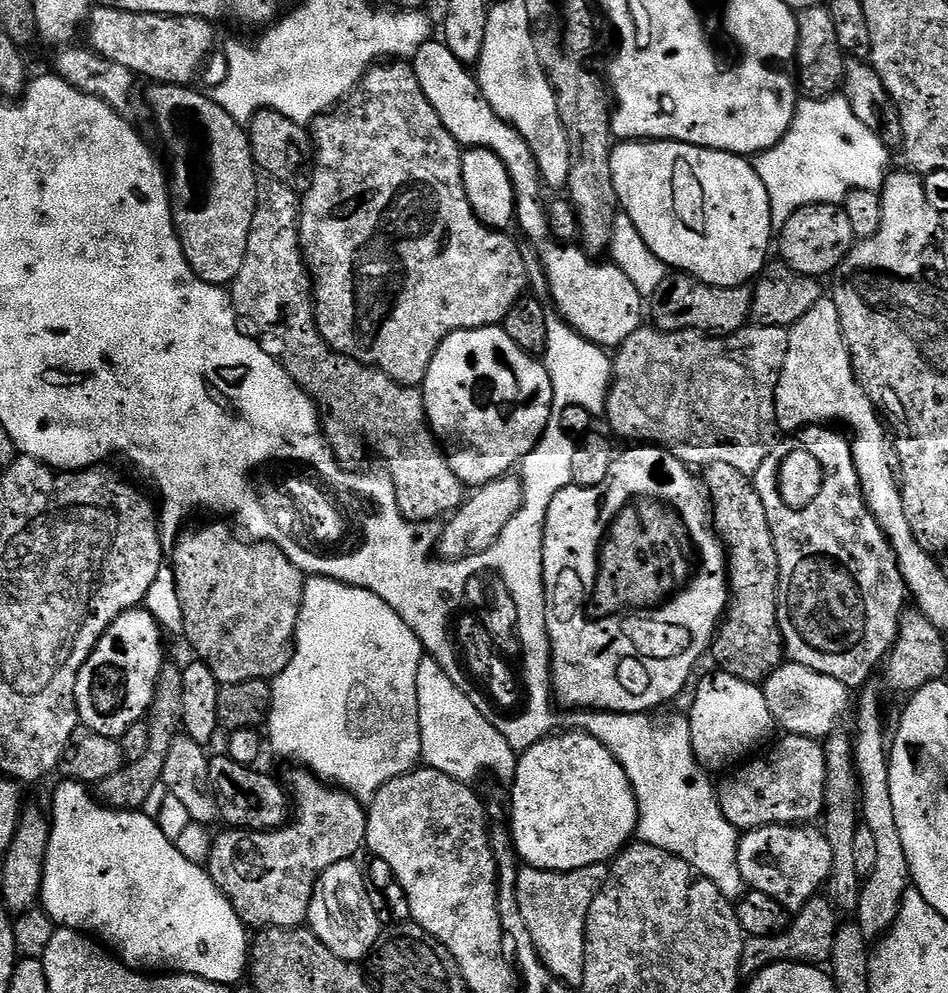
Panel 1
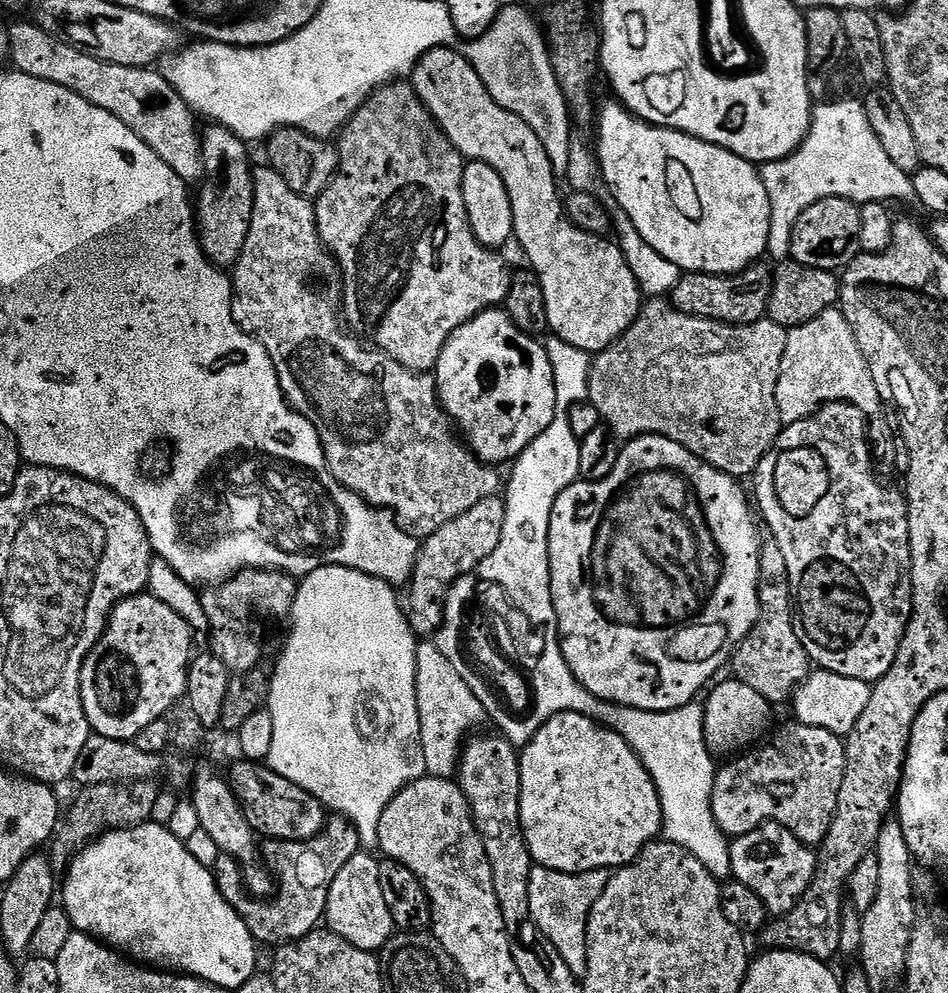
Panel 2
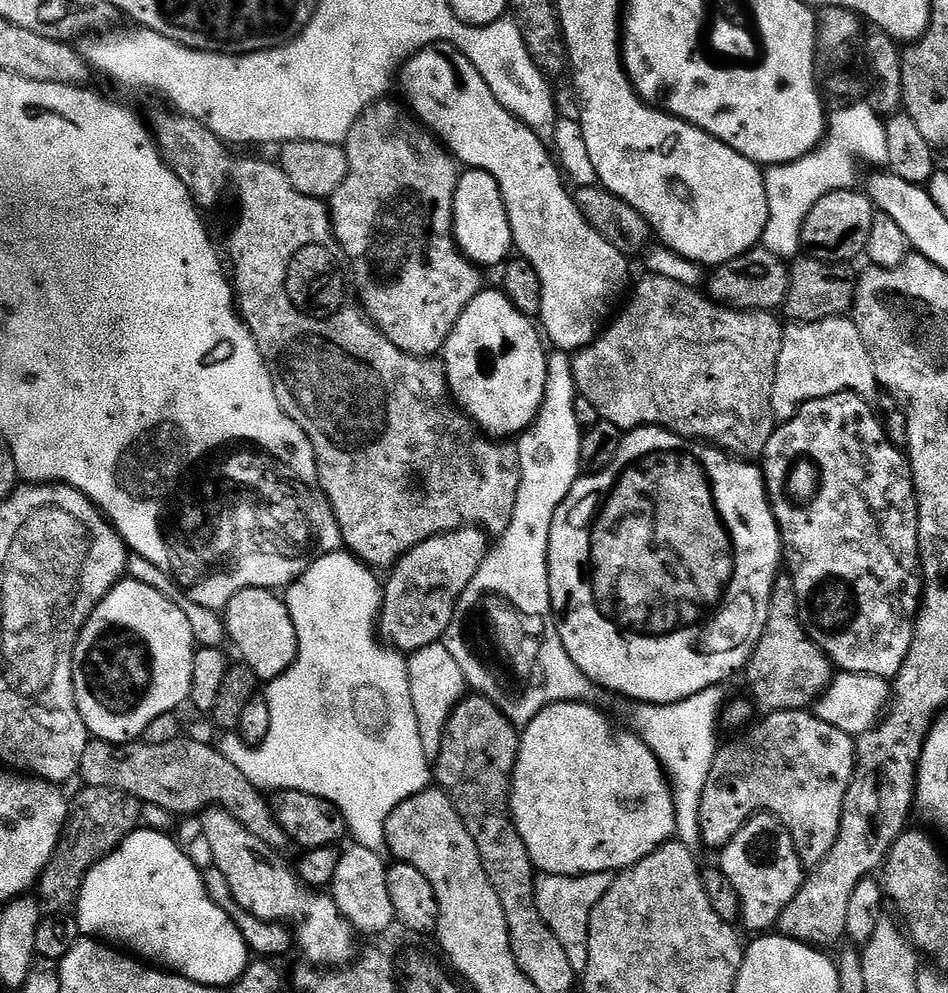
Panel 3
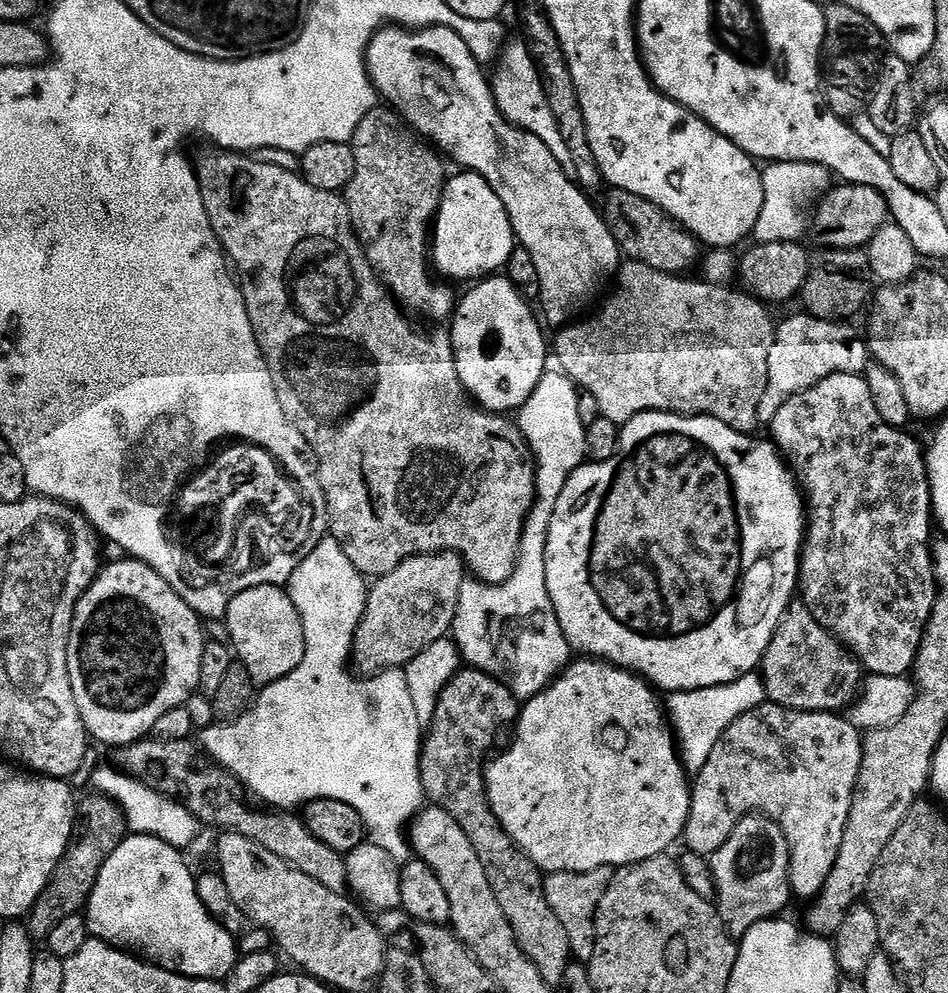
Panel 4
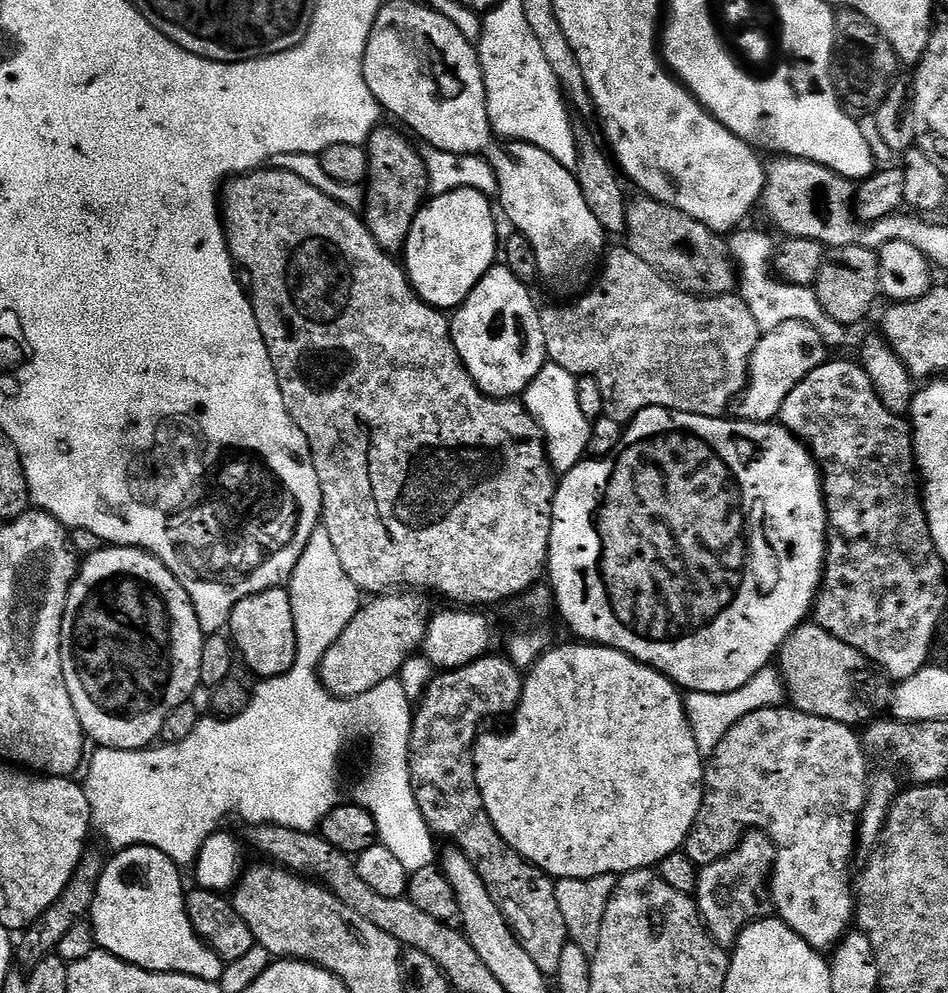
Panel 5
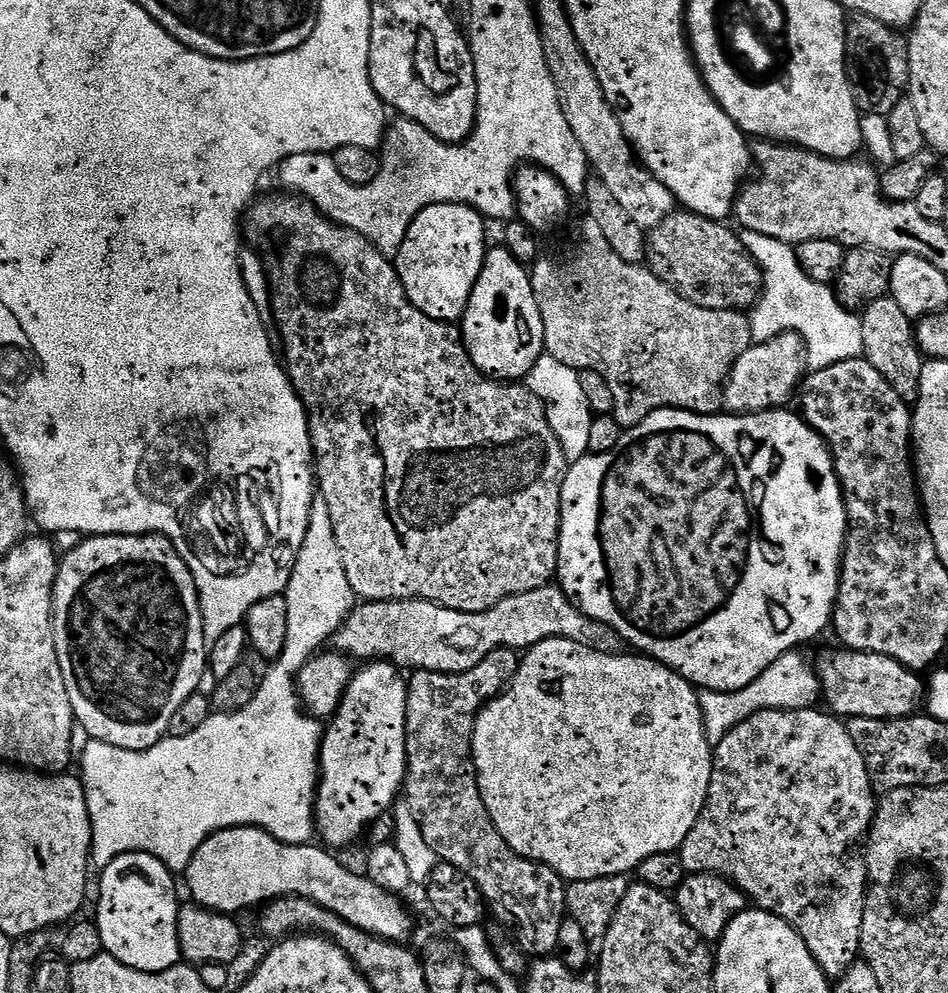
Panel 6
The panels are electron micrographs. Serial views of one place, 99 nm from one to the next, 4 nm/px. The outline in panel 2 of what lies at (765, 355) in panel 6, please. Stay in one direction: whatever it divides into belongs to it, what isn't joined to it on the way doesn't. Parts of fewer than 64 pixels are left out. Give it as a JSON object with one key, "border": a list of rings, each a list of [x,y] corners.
{"border":[[[839,307],[828,308],[818,314],[818,318],[789,331],[776,387],[781,425],[787,426],[811,416],[823,404],[833,404],[839,400],[853,404],[862,410],[868,422],[875,459],[892,466],[895,462],[894,428],[892,430],[884,417],[883,399],[882,389],[874,382],[862,350],[858,350],[854,330],[850,330],[850,322],[846,322]]]}

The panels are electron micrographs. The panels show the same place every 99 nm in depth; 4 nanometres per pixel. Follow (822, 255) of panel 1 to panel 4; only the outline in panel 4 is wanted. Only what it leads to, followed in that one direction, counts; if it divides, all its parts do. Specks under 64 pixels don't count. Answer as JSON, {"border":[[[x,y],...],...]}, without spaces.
{"border":[[[843,182],[829,187],[819,201],[820,209],[816,217],[811,217],[810,228],[816,231],[820,239],[820,248],[831,250],[850,250],[851,248],[864,248],[882,230],[884,224],[889,223],[890,213],[886,198],[878,190],[870,186],[858,186],[857,184],[845,184]]]}

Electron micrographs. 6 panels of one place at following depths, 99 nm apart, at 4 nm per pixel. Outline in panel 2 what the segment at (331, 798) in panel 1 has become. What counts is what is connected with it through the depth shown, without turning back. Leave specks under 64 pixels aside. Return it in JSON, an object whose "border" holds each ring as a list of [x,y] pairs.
{"border":[[[336,814],[327,821],[323,830],[316,837],[310,838],[308,841],[269,839],[264,845],[262,848],[262,860],[274,877],[276,900],[253,898],[248,889],[244,887],[244,873],[241,865],[237,864],[232,856],[222,854],[218,857],[214,869],[216,886],[226,898],[229,906],[242,918],[242,922],[246,922],[246,930],[250,930],[250,934],[255,938],[257,945],[272,944],[271,946],[279,946],[281,944],[292,944],[296,940],[306,938],[310,933],[317,931],[321,927],[328,910],[330,886],[334,882],[334,878],[338,878],[338,870],[342,870],[342,866],[346,866],[346,862],[350,862],[350,858],[354,858],[354,854],[362,851],[360,835],[345,816]]]}

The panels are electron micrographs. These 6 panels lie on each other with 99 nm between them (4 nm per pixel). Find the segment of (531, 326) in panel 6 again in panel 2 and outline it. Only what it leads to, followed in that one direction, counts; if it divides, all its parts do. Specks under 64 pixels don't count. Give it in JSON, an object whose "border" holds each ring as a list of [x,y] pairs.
{"border":[[[490,308],[463,324],[440,352],[434,369],[440,404],[448,413],[449,420],[462,433],[468,447],[485,464],[501,466],[515,461],[526,446],[530,446],[530,442],[534,442],[534,438],[538,438],[538,434],[542,434],[550,422],[554,422],[558,414],[556,370],[552,367],[552,357],[548,355],[547,347],[536,340],[539,339],[535,335],[518,330],[507,312]]]}

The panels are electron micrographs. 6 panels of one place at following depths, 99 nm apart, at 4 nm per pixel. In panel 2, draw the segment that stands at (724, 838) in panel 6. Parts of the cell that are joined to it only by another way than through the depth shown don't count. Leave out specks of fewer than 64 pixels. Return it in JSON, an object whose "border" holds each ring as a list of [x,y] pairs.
{"border":[[[791,723],[776,733],[773,731],[769,744],[761,743],[717,767],[712,791],[712,813],[714,822],[718,822],[725,836],[735,838],[750,834],[750,830],[771,822],[789,828],[804,844],[823,845],[834,818],[834,810],[838,810],[838,790],[842,790],[842,774],[846,770],[845,741],[830,730],[822,730],[822,726]]]}

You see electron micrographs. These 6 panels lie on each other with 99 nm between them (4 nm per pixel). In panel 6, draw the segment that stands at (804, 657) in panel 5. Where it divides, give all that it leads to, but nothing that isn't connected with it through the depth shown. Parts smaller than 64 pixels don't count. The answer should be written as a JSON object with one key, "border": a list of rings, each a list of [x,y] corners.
{"border":[[[839,650],[828,652],[818,663],[822,700],[829,713],[840,718],[901,720],[917,715],[916,708],[925,703],[926,684],[919,671],[907,668],[894,658],[873,652]]]}

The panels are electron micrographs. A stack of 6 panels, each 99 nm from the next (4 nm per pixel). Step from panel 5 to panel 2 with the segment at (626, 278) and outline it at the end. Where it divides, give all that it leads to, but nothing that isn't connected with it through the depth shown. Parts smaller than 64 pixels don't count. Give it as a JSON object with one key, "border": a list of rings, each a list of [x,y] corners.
{"border":[[[652,298],[641,307],[638,318],[632,323],[630,330],[626,330],[626,334],[619,336],[605,352],[595,353],[586,377],[586,383],[588,383],[586,398],[592,403],[594,410],[598,410],[601,421],[621,441],[634,440],[638,436],[665,436],[678,442],[678,446],[686,446],[690,454],[694,454],[699,460],[705,460],[719,472],[725,472],[727,476],[751,477],[782,431],[780,411],[776,401],[776,387],[782,366],[782,354],[786,354],[788,334],[789,329],[778,326],[767,318],[753,324],[719,324],[717,320],[682,314],[667,299]]]}

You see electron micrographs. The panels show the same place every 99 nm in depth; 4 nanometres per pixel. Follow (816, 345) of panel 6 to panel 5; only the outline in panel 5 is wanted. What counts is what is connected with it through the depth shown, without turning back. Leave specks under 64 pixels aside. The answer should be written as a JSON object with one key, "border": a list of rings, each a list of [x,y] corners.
{"border":[[[741,226],[731,233],[728,249],[732,251],[732,259],[736,262],[738,273],[738,295],[750,306],[750,314],[758,322],[762,330],[782,326],[782,322],[801,320],[812,328],[817,328],[823,336],[825,344],[835,346],[846,332],[845,325],[831,320],[822,310],[815,291],[812,288],[794,286],[781,280],[772,267],[774,240],[756,228]]]}

